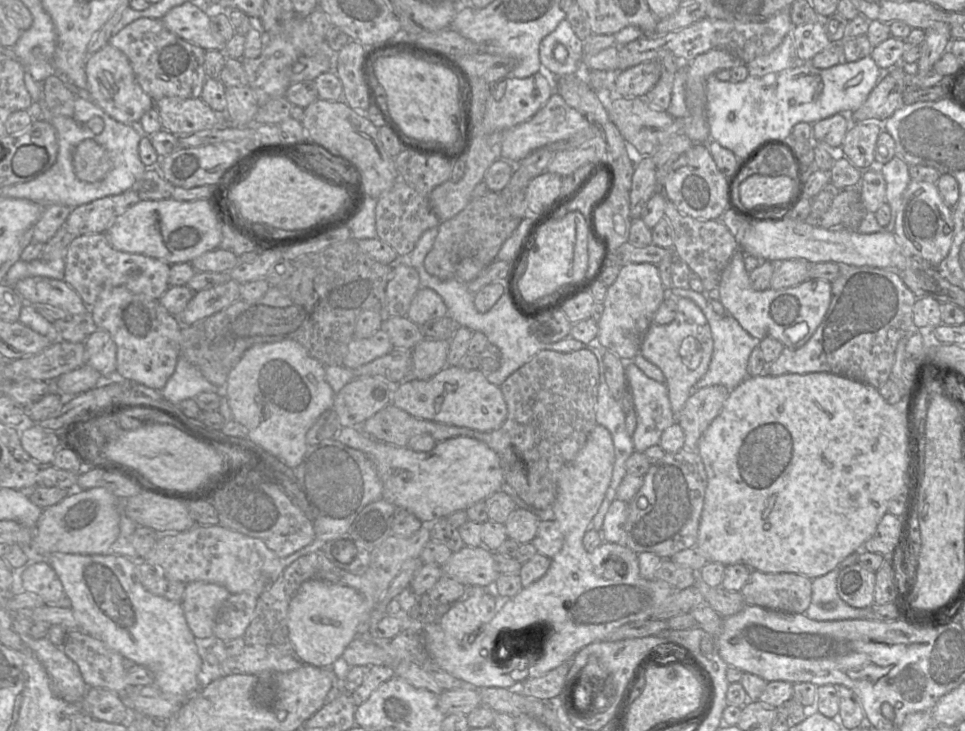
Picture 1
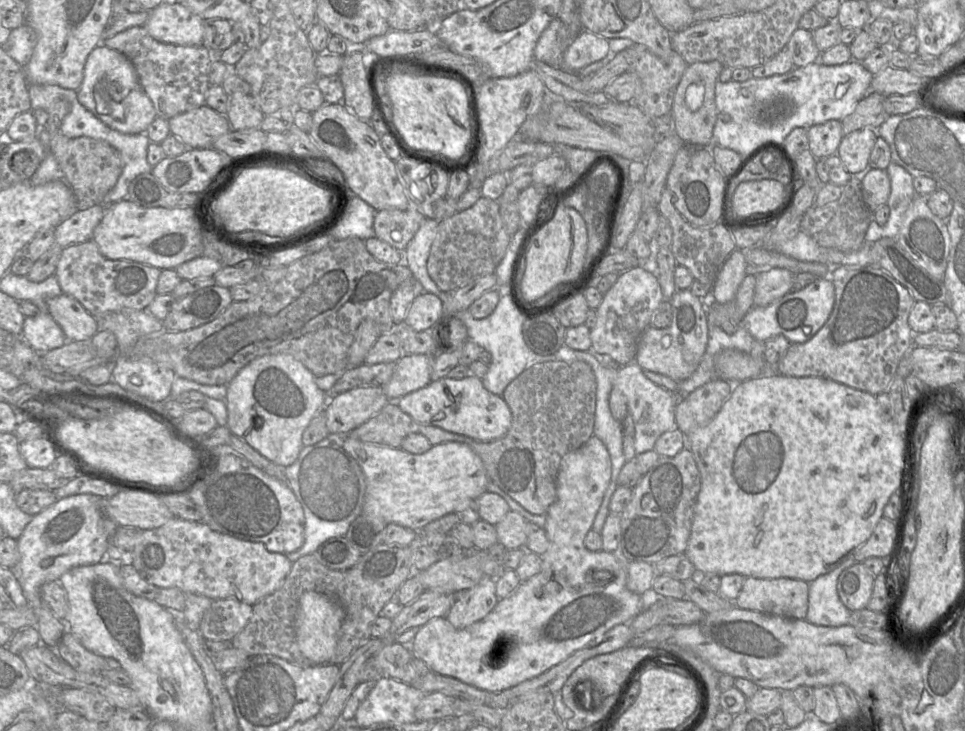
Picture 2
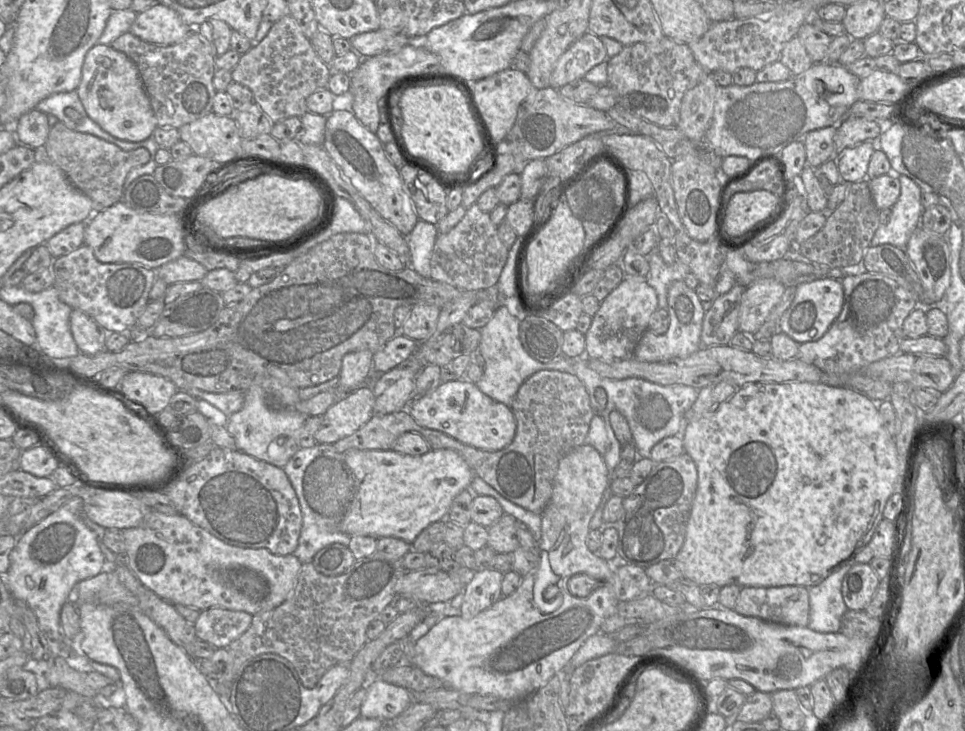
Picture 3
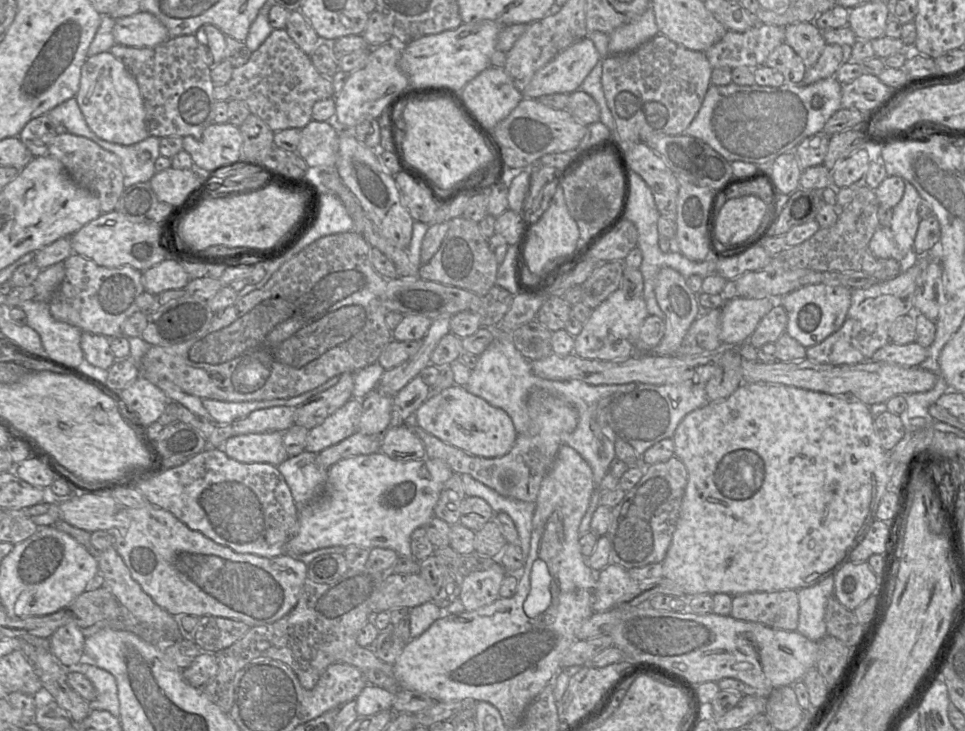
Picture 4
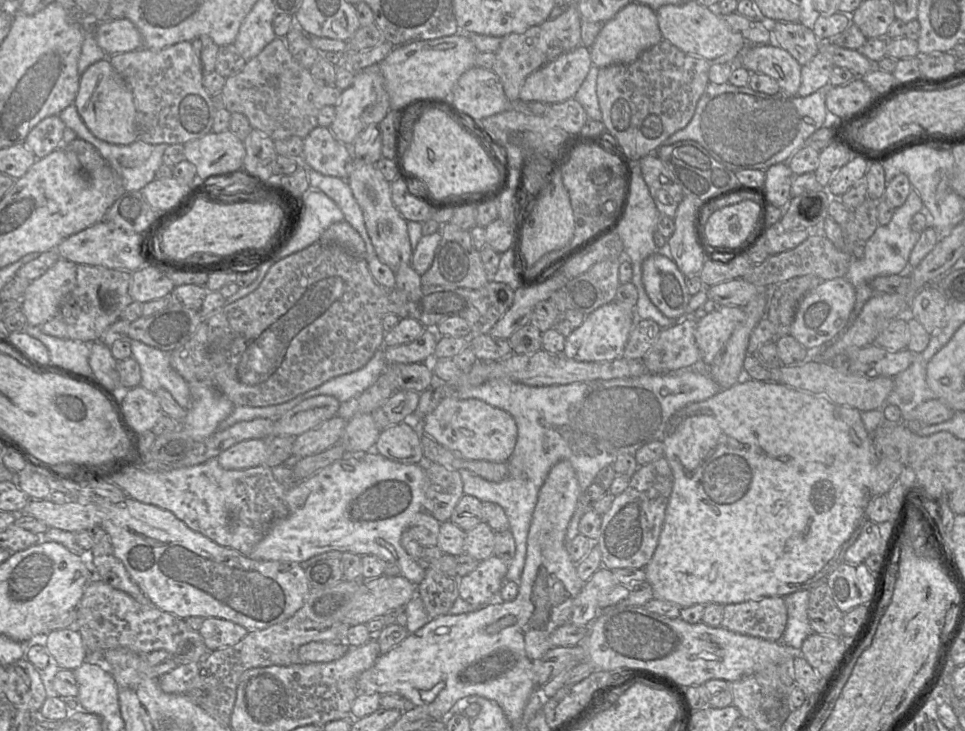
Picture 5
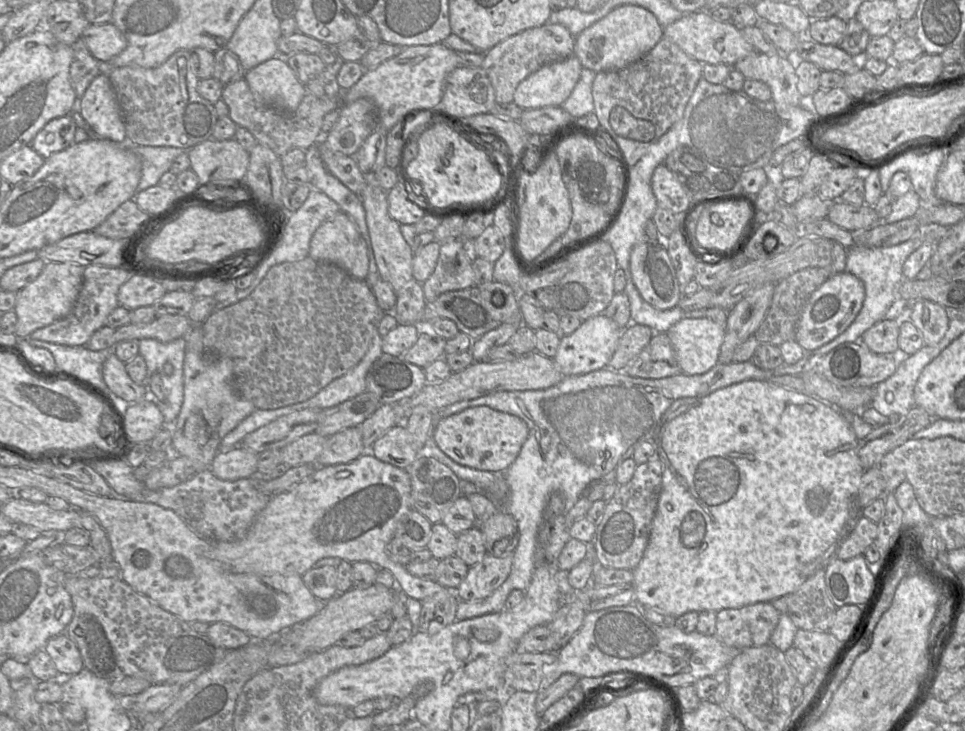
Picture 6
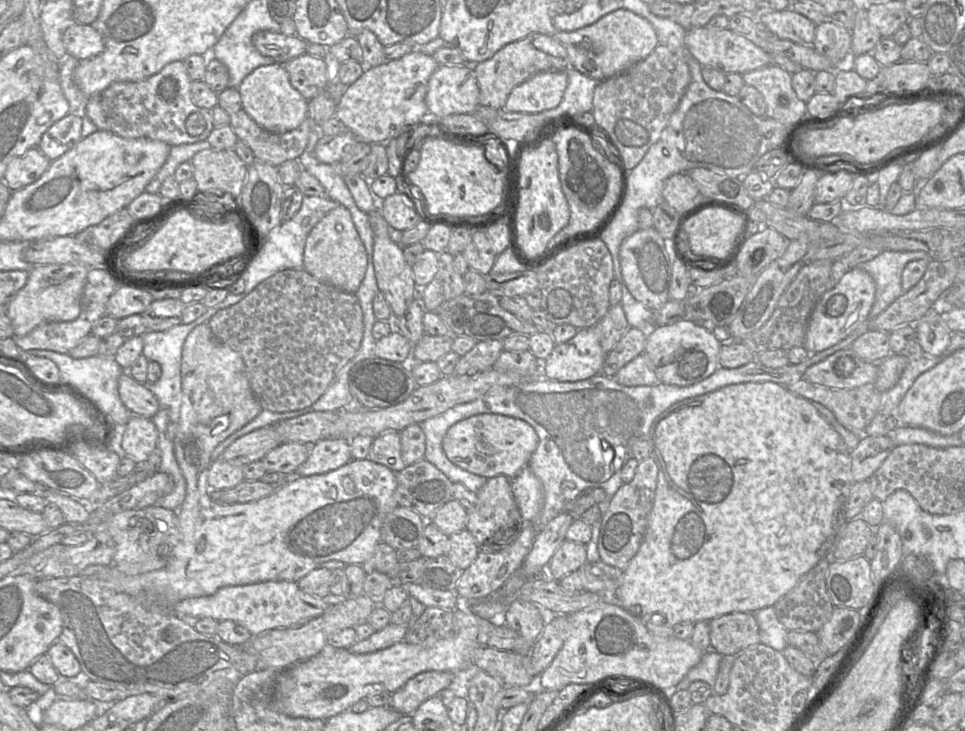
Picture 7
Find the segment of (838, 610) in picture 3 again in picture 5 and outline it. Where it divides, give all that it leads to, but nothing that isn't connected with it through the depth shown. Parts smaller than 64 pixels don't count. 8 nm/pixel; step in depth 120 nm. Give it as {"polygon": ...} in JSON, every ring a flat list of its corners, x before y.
{"polygon":[[805,589,788,594,784,601,788,619,781,642,791,651,799,653,803,641,814,633,807,615,809,591]]}

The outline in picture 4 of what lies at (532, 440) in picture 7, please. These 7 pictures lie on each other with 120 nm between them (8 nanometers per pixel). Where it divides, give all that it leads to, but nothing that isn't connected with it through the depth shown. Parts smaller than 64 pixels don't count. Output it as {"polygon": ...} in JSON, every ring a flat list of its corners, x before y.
{"polygon":[[453,385,432,394,415,411,417,426,438,439,471,455,496,458,507,454,513,447,518,433,511,417,501,408,469,393,465,387]]}

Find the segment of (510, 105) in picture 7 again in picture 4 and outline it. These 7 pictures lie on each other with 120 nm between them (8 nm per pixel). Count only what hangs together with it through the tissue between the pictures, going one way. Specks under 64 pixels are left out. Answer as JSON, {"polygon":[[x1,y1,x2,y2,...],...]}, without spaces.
{"polygon":[[585,37,538,69,523,90,523,96,537,99,555,93,571,94,580,88,599,60,594,43]]}

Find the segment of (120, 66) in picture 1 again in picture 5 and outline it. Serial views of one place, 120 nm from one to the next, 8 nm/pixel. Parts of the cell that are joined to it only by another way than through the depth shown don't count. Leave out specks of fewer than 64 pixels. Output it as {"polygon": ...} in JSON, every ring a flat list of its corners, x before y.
{"polygon":[[109,58,95,62,84,71,74,104,81,119,96,138,117,145,129,145,138,139,132,92,113,68]]}

